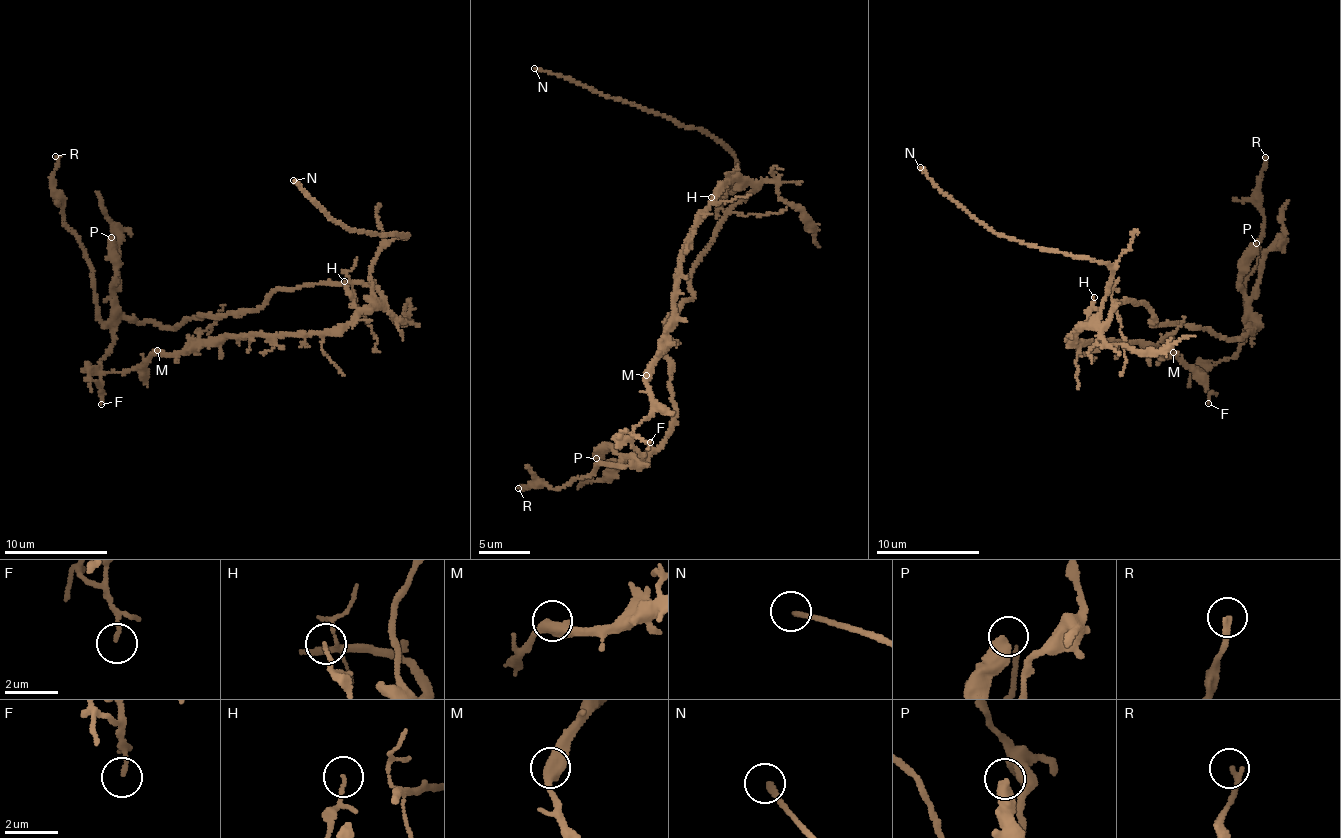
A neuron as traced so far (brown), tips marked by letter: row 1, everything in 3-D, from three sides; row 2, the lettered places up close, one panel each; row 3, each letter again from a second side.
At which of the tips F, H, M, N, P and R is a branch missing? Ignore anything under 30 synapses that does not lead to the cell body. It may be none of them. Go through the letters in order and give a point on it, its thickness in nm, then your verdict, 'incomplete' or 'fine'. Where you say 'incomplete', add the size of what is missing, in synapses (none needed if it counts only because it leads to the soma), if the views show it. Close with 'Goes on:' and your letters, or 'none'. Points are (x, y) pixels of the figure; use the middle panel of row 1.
F: place (650, 442); calibre 90 nm; fine
H: place (711, 197); calibre 80 nm; fine
M: place (646, 375); calibre 440 nm; incomplete; 35 synapses
N: place (534, 68); calibre 200 nm; incomplete
P: place (596, 458); calibre 360 nm; fine
R: place (518, 488); calibre 220 nm; fine
Goes on: M, N

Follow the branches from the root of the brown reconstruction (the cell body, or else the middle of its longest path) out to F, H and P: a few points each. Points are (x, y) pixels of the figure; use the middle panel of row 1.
F: (693, 266), (692, 298), (682, 299), (666, 324), (665, 358), (674, 424), (644, 462), (632, 439), (650, 442)
H: (693, 266), (727, 217), (753, 188), (742, 180), (733, 181), (711, 197)
P: (693, 266), (692, 298), (682, 299), (666, 324), (672, 432), (644, 459), (601, 445), (596, 458)

